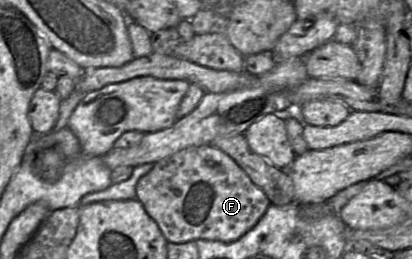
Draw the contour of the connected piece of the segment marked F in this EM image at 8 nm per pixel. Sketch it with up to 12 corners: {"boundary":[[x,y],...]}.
{"boundary":[[213,144],[155,163],[136,198],[171,243],[236,241],[271,205]]}

